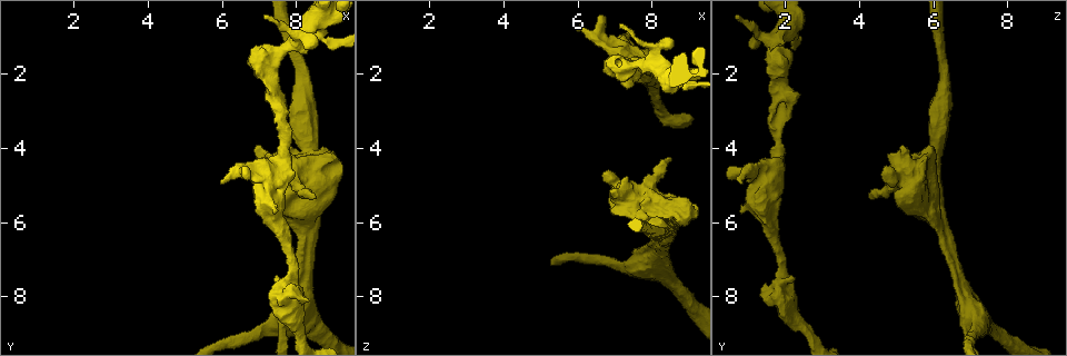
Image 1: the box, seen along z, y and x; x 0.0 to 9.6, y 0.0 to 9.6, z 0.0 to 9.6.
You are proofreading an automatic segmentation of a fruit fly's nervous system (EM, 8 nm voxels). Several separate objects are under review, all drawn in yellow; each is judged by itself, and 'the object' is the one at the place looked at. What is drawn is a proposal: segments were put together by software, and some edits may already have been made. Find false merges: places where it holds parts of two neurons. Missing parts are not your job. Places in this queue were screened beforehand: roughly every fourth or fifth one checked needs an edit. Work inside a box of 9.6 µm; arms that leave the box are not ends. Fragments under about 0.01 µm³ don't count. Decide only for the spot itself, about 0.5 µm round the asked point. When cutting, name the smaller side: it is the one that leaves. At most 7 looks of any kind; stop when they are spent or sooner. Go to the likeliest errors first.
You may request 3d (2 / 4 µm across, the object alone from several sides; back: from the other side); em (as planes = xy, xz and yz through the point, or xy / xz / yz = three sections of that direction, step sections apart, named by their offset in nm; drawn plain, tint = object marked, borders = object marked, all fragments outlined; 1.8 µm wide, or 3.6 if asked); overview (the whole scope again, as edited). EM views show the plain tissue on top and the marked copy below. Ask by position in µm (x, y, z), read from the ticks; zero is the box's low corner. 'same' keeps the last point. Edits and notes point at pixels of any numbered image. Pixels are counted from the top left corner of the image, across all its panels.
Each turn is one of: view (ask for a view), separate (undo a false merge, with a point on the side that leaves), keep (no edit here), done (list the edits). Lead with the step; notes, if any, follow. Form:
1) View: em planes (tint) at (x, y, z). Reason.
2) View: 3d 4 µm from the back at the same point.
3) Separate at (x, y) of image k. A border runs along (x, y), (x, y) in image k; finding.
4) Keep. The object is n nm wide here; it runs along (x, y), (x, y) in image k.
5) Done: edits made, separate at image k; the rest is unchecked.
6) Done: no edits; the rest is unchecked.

View: 3d 4 µm at (7.30, 5.20, 1.35). Sharp bend.

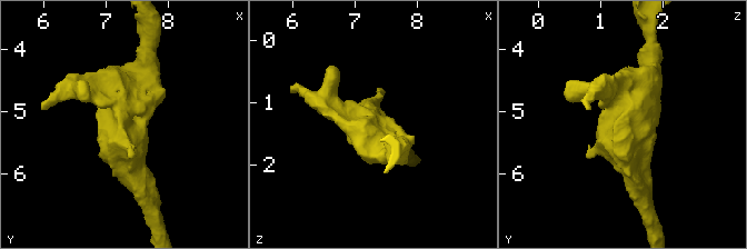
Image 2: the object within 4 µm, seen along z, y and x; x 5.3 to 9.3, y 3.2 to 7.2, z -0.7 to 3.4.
View: em 3.6 µm planes (tint) at (7.20, 5.20, 1.30). Need the tissue.

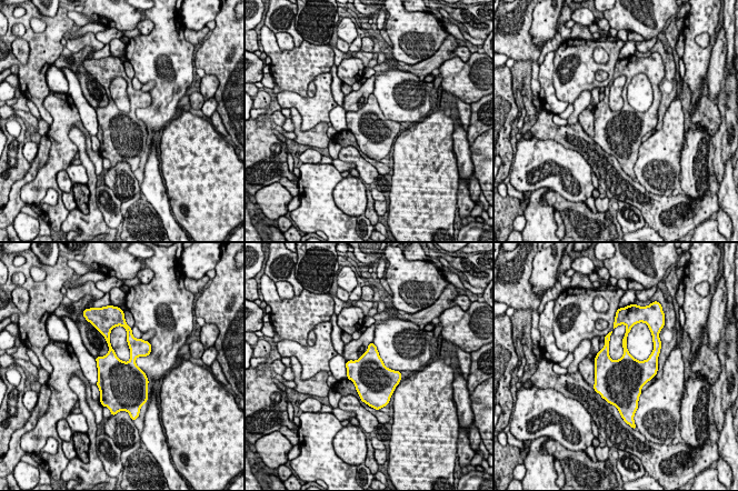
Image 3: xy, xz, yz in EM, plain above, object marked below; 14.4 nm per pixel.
Keep. Continuous, no second neuron.

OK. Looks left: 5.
View: 3d 2 µm at (8.80, 1.05, 2.25). Sudden change in width.

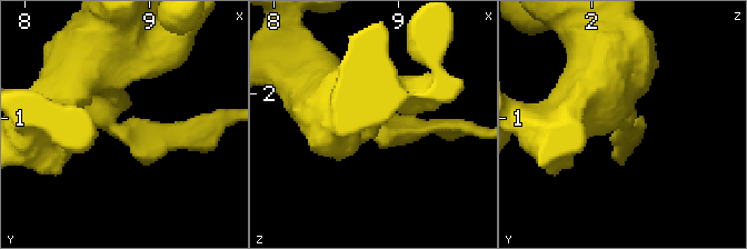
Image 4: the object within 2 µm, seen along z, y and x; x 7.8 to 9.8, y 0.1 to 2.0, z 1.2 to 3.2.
View: em xy step 16 (tint) at (8.76, 1.02, 2.26). Need the tissue.

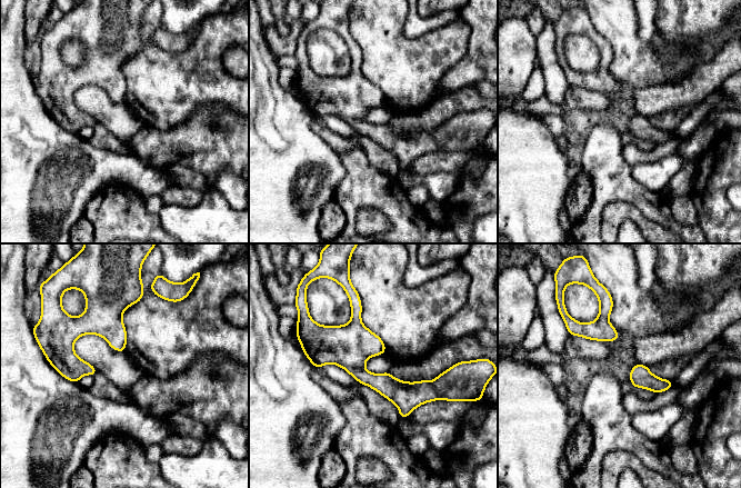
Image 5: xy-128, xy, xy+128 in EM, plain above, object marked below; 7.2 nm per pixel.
View: em planes (tint) at the same point.

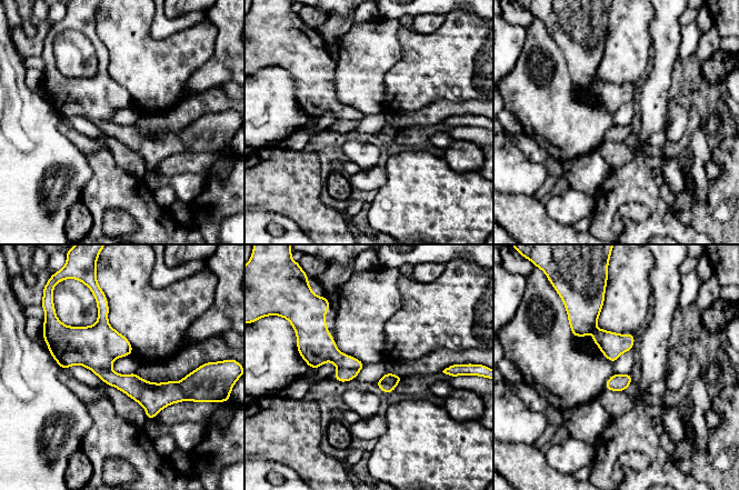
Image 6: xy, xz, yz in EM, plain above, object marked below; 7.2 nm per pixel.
Separate at (131, 384) of image 6. The part that leaves runs along (99, 372), (141, 391), (186, 381) in image 6; a second neuron is stuck on.

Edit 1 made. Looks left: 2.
View: overview.

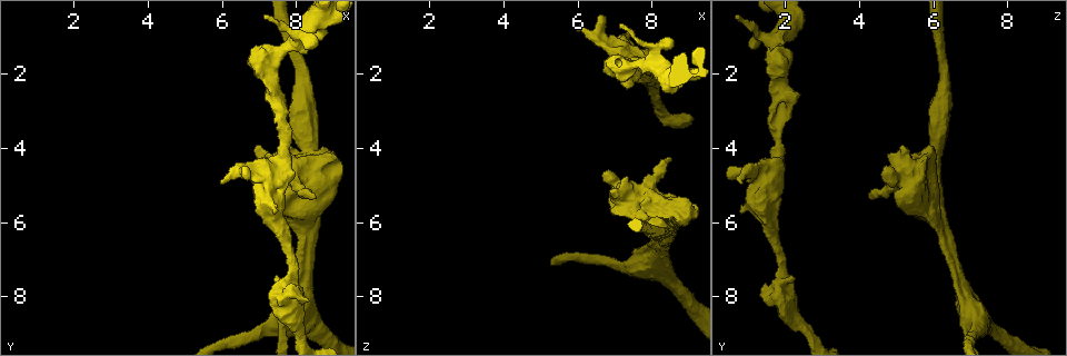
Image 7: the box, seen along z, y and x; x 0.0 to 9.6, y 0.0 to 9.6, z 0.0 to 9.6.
View: em 3.6 µm planes (tint) at (8.30, 4.35, 5.85).

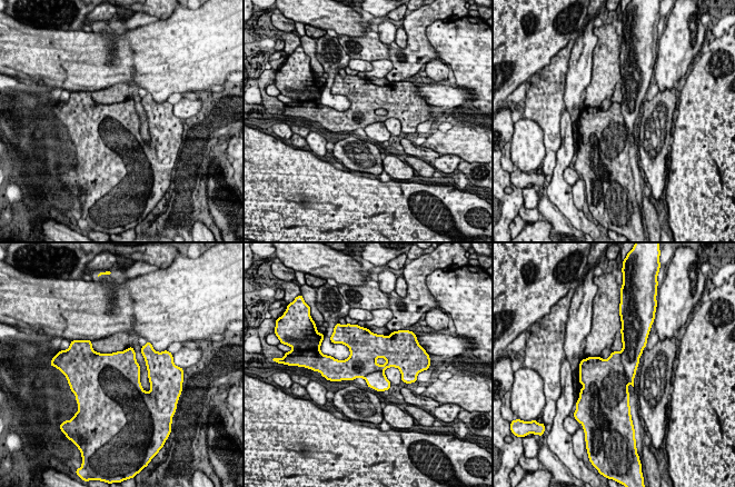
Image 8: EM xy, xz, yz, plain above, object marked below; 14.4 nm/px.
Separate at (631, 354) of image 8. A border runs along (619, 353), (628, 383) in image 8; two neurons meet here.

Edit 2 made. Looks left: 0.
Done: edits made, separate at image 6, separate at image 8; the rest is unchecked.

